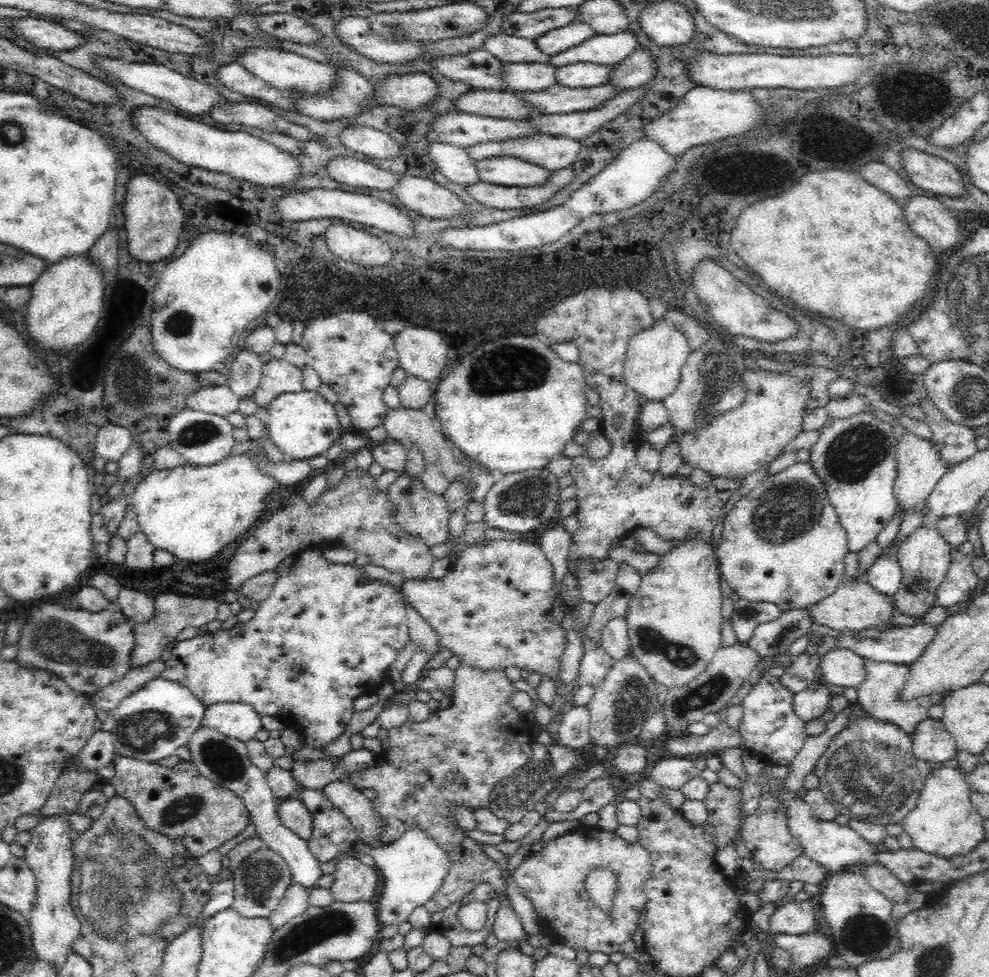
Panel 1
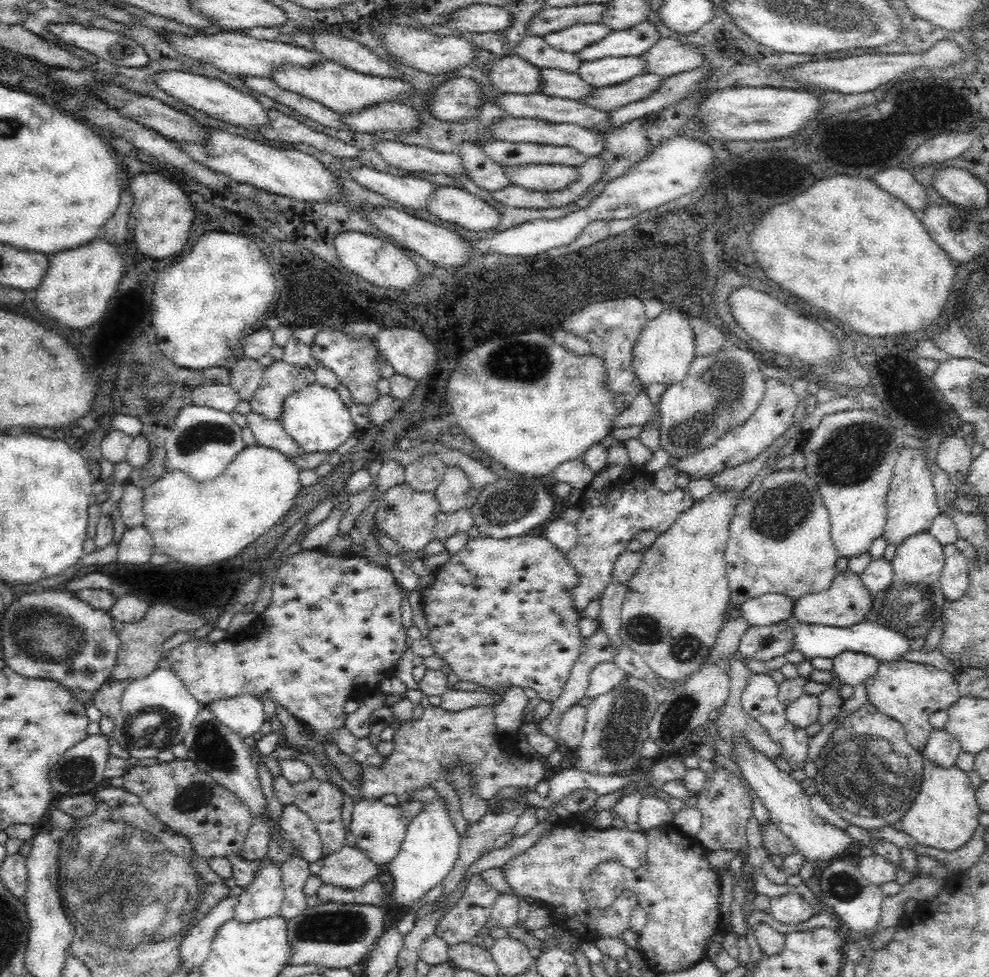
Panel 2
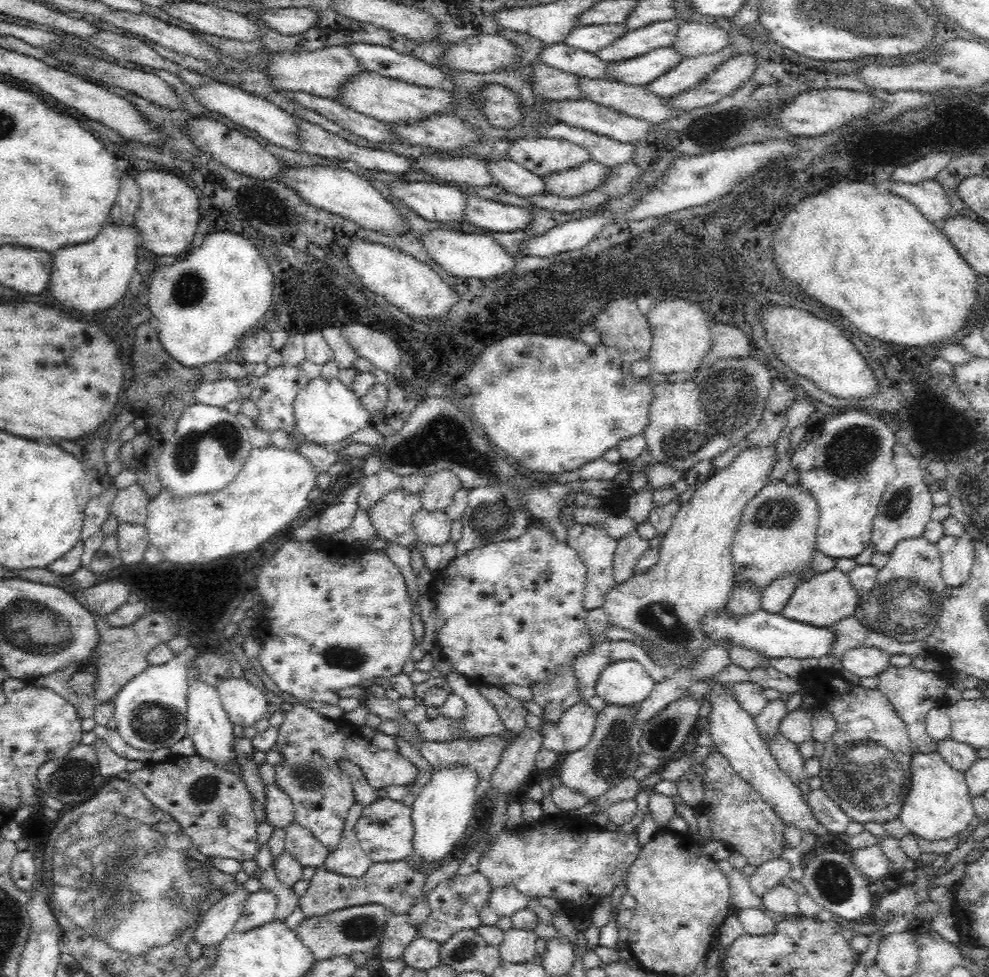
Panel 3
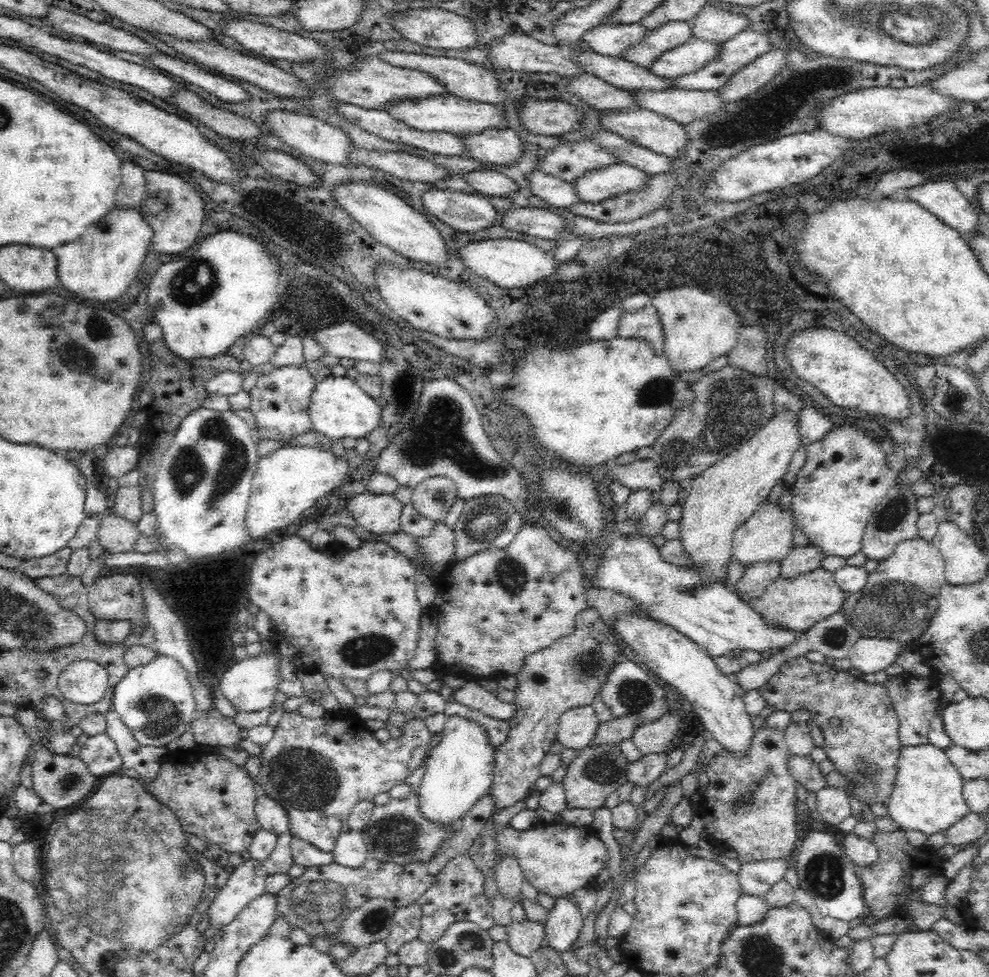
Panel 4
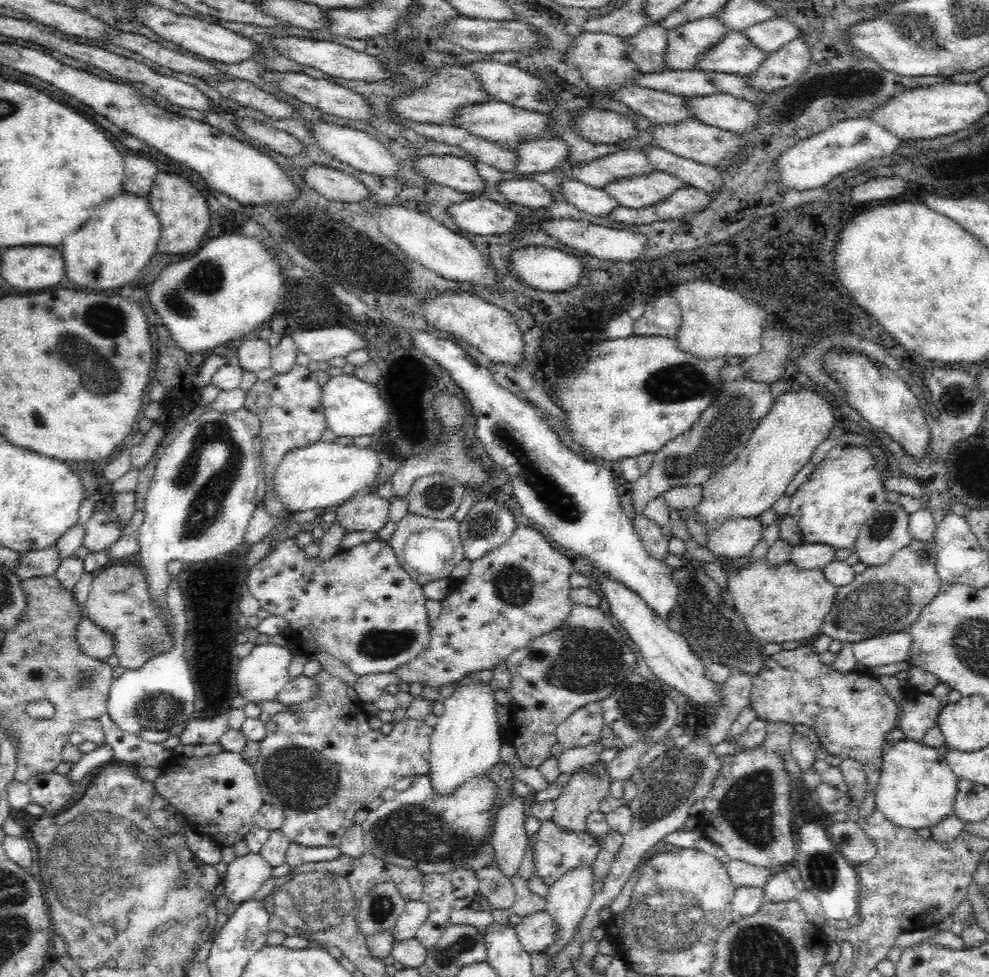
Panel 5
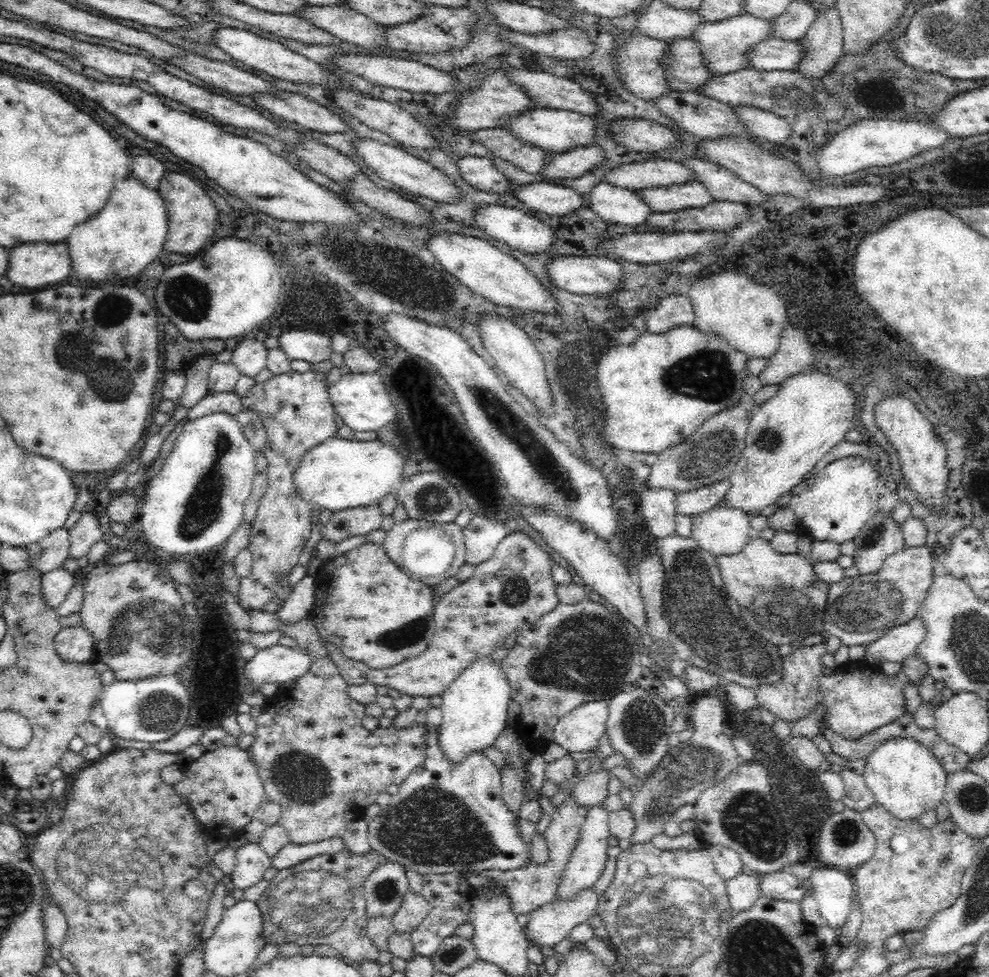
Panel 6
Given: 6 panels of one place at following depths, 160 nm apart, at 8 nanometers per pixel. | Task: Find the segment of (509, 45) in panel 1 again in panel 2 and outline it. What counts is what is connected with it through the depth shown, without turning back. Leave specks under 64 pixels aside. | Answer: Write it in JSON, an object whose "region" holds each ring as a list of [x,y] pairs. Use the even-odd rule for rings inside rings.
{"region":[[[526,35],[520,42],[511,48],[514,56],[526,60],[529,64],[540,68],[558,68],[568,73],[576,73],[582,62],[574,53],[560,52],[550,47],[544,37]]]}

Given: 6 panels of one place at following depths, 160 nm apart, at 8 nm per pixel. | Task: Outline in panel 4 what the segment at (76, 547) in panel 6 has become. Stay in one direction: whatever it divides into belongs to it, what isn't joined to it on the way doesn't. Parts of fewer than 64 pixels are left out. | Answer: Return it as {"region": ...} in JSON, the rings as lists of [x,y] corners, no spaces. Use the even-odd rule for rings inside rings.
{"region":[[[108,512],[100,524],[97,537],[106,551],[120,554],[134,552],[136,540],[142,535],[138,524]]]}

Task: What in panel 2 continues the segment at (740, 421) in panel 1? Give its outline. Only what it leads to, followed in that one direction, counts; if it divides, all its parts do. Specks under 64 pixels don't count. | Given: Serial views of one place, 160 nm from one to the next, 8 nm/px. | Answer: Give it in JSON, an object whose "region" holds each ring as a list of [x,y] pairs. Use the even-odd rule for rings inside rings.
{"region":[[[774,379],[764,380],[764,396],[756,406],[756,410],[742,424],[724,432],[719,440],[711,447],[696,452],[695,455],[680,456],[676,467],[680,472],[690,474],[691,480],[699,478],[714,478],[716,474],[728,468],[738,466],[744,462],[754,460],[758,454],[762,454],[774,440],[778,440],[794,424],[797,408],[800,401],[790,386]]]}

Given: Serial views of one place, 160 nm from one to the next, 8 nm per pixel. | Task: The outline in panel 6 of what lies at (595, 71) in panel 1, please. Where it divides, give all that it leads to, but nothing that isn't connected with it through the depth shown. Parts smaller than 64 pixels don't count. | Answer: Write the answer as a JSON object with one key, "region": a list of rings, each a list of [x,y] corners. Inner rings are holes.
{"region":[[[768,37],[751,48],[750,69],[760,72],[792,71],[803,58],[803,48],[798,41],[781,42]]]}

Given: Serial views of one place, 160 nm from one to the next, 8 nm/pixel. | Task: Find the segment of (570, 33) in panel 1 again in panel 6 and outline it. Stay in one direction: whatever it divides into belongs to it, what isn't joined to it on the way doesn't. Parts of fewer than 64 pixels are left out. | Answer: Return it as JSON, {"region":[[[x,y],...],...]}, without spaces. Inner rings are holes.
{"region":[[[671,38],[671,40],[664,42],[667,50],[665,51],[665,56],[663,57],[661,66],[665,68],[665,72],[663,74],[665,74],[665,82],[669,91],[696,92],[698,91],[698,88],[706,85],[706,82],[709,82],[715,76],[715,74],[709,72],[709,70],[705,68],[698,44],[696,42],[682,38]]]}

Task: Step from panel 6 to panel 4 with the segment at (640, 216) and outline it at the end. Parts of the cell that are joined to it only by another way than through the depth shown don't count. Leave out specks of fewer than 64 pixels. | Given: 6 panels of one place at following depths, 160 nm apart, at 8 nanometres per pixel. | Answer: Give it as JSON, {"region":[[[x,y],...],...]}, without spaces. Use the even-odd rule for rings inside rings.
{"region":[[[532,168],[526,174],[526,183],[527,190],[534,198],[547,202],[550,206],[565,208],[579,201],[569,182],[558,180],[537,168]]]}

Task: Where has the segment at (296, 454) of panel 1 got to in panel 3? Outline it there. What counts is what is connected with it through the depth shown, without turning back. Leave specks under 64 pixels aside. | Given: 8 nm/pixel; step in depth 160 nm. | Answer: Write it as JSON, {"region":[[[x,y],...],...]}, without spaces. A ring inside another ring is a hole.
{"region":[[[319,376],[309,380],[308,383],[303,391],[296,395],[295,402],[292,404],[295,428],[307,442],[314,442],[331,449],[339,446],[344,438],[350,437],[370,423],[372,416],[367,408],[354,395],[353,390],[346,388],[337,377],[329,380]]]}

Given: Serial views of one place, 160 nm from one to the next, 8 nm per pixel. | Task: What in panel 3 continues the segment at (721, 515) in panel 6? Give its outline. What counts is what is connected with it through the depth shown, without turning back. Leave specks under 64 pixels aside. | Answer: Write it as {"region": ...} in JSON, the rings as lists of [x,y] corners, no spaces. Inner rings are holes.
{"region":[[[768,478],[764,487],[748,504],[745,504],[738,529],[733,537],[731,554],[735,569],[735,586],[753,588],[761,594],[770,584],[773,584],[773,581],[784,577],[785,574],[796,574],[799,578],[797,584],[813,577],[815,574],[811,564],[814,552],[820,552],[816,545],[816,532],[819,524],[819,507],[816,499],[799,485],[799,481],[788,484],[783,478]]]}

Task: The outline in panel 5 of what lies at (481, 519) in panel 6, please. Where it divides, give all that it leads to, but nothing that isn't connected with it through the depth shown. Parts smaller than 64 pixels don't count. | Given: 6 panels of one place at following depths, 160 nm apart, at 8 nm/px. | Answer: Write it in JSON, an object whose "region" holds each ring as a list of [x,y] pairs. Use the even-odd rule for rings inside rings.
{"region":[[[494,500],[475,501],[459,522],[464,557],[471,562],[479,560],[508,542],[515,534],[516,527],[516,519],[504,504],[498,506]]]}

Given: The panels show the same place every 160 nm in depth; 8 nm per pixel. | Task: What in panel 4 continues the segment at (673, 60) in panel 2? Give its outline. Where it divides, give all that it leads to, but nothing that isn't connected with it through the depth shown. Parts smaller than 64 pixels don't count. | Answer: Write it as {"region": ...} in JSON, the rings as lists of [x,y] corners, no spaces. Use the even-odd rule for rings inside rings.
{"region":[[[710,4],[704,5],[704,8],[701,8],[700,12],[696,14],[696,18],[689,21],[689,24],[692,29],[692,37],[711,44],[726,43],[747,28],[747,20],[744,15],[722,11]]]}

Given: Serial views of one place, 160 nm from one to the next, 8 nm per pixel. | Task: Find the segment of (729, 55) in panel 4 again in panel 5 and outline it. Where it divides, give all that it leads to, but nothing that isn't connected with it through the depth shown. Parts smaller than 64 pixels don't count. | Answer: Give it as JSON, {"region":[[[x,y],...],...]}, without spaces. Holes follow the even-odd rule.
{"region":[[[770,19],[760,24],[749,26],[742,35],[761,52],[777,52],[782,46],[798,37],[798,29],[788,19]]]}

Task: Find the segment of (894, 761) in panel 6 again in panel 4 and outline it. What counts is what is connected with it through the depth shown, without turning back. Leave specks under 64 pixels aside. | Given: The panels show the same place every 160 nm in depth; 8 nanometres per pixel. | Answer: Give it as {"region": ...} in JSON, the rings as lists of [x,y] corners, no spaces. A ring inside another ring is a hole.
{"region":[[[930,743],[902,747],[893,791],[886,801],[888,815],[902,831],[920,830],[927,836],[942,832],[971,814],[963,797],[963,782],[943,749]]]}

